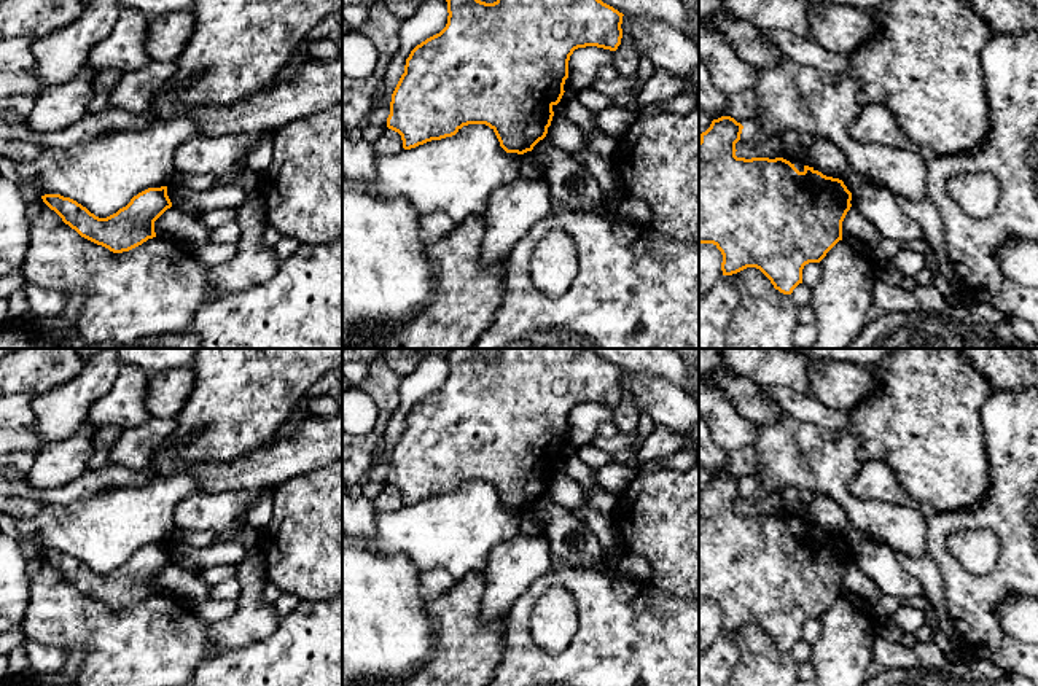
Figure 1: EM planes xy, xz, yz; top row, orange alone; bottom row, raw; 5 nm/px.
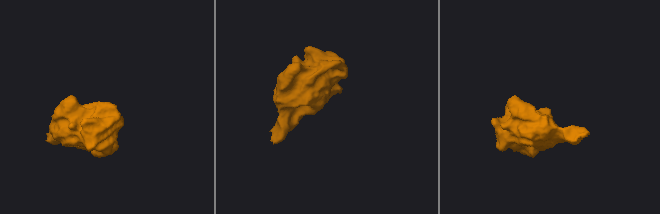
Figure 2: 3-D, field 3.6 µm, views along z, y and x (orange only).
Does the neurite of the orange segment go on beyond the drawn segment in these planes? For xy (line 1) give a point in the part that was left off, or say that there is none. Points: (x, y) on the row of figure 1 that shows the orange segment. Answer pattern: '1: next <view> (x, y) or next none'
1: next none

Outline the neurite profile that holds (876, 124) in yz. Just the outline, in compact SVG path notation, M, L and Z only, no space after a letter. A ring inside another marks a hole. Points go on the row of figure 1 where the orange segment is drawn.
M882 103L863 105L858 118L850 126L850 135L863 143L915 150L893 113Z

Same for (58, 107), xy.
M89 62L64 84L45 89L27 116L27 127L38 134L62 131L80 121L92 99L96 70Z

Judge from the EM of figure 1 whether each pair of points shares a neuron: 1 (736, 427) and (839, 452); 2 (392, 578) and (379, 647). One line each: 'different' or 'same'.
1: different
2: same

